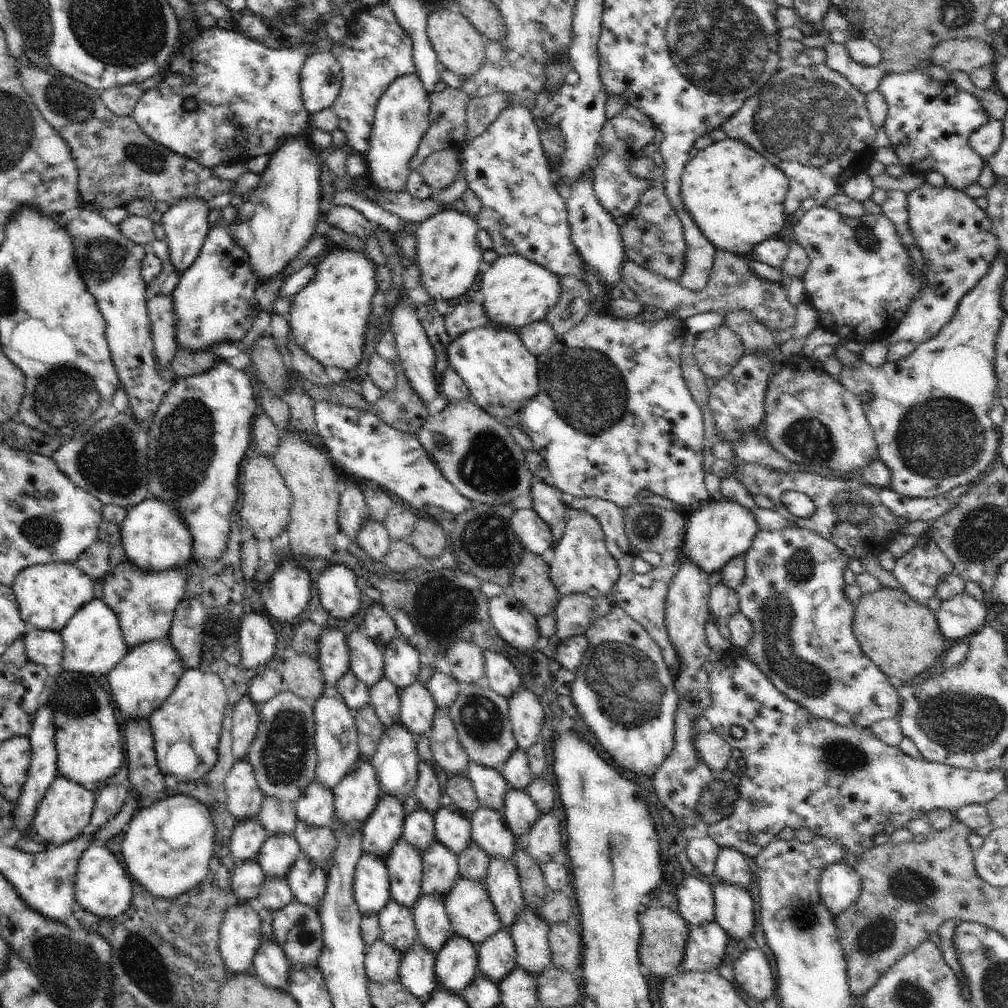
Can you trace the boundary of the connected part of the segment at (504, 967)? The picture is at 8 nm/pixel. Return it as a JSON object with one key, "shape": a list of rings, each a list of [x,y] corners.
{"shape":[[[504,928],[475,947],[479,956],[479,970],[492,982],[500,982],[517,966],[514,939]]]}

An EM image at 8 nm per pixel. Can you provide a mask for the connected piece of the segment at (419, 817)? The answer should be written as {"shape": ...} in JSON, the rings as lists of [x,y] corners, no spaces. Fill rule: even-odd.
{"shape":[[[420,807],[406,815],[401,838],[420,853],[428,850],[435,840],[434,814]]]}

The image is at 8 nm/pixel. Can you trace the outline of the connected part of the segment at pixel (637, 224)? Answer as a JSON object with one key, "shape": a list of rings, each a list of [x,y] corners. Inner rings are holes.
{"shape":[[[652,156],[639,157],[632,160],[630,174],[636,178],[650,180],[652,186],[642,192],[636,208],[628,214],[628,220],[620,227],[620,236],[624,243],[627,258],[636,264],[661,274],[674,282],[682,276],[684,270],[684,252],[686,252],[686,240],[684,240],[684,226],[678,220],[676,212],[672,210],[672,204],[664,192],[664,169],[654,163]]]}

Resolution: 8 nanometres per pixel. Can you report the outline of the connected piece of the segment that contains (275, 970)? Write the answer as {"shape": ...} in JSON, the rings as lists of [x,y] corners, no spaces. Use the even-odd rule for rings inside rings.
{"shape":[[[262,940],[254,955],[253,971],[268,988],[286,990],[290,962],[275,940]]]}

